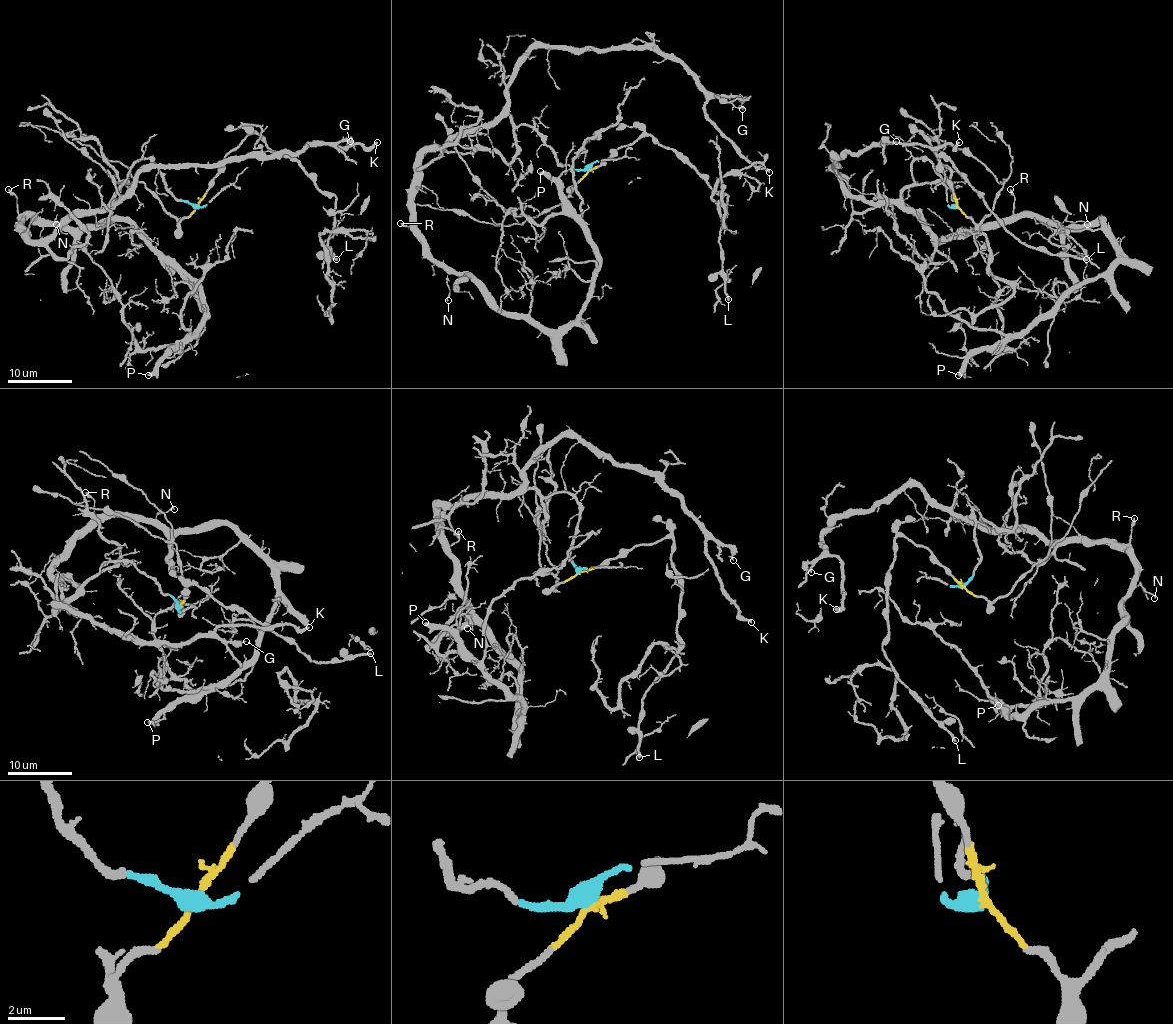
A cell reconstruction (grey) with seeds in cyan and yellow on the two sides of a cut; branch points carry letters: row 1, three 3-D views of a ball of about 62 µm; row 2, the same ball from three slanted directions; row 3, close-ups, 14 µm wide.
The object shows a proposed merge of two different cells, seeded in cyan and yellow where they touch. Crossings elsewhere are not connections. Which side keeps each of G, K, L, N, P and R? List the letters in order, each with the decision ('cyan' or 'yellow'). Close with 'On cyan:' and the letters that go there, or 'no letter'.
G: cyan
K: cyan
L: yellow
N: cyan
P: cyan
R: cyan
On cyan: G, K, N, P, R

